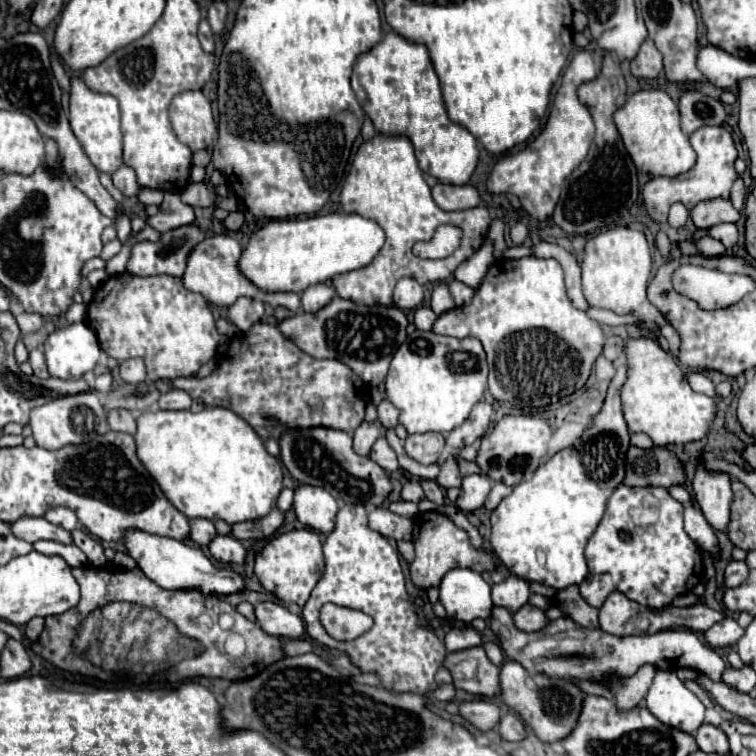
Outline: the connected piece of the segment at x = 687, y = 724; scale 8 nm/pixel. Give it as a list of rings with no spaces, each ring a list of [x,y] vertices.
[[[659,671],[645,697],[647,709],[665,725],[695,733],[703,725],[705,705],[693,695],[675,671]]]

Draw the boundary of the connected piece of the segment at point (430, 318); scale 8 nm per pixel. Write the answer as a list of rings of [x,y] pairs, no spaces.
[[[419,307],[419,309],[415,311],[415,327],[417,327],[417,329],[429,331],[429,329],[433,327],[435,319],[437,319],[437,315],[433,313],[431,307]]]

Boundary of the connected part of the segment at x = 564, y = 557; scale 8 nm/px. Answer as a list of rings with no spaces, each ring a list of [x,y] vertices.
[[[621,363],[607,389],[603,407],[591,419],[599,425],[591,425],[573,447],[557,451],[547,463],[539,465],[533,477],[517,485],[491,513],[491,549],[513,575],[553,589],[585,581],[589,569],[583,549],[605,513],[609,495],[625,479],[625,457],[631,437],[619,399],[625,373],[625,363]]]

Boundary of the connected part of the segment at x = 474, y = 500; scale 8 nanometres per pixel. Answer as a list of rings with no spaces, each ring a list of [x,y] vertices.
[[[467,475],[463,477],[457,507],[461,511],[475,511],[483,507],[489,491],[491,491],[491,481],[485,475]]]

